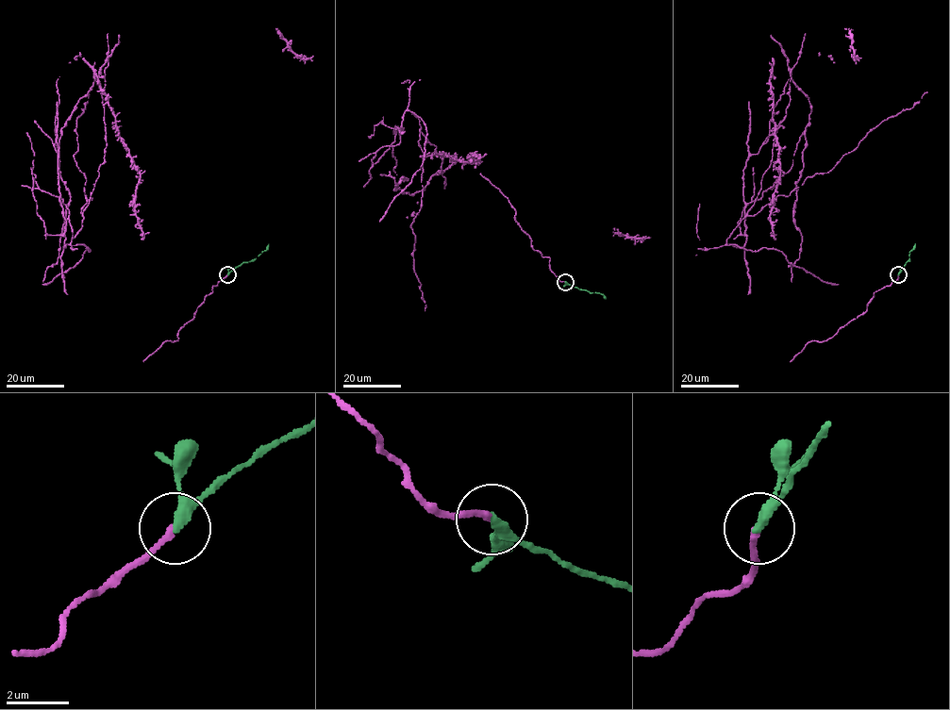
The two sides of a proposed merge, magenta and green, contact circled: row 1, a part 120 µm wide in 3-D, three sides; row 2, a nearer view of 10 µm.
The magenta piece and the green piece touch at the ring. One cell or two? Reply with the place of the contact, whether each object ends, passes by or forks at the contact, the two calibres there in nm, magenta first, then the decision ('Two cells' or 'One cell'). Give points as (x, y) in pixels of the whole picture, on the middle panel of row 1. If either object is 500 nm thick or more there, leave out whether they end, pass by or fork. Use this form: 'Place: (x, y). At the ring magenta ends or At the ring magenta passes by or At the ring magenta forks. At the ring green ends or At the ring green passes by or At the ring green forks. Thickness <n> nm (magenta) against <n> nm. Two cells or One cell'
Place: (565, 282). At the ring magenta ends. At the ring green ends. Thickness 190 nm (magenta) against 360 nm. One cell

